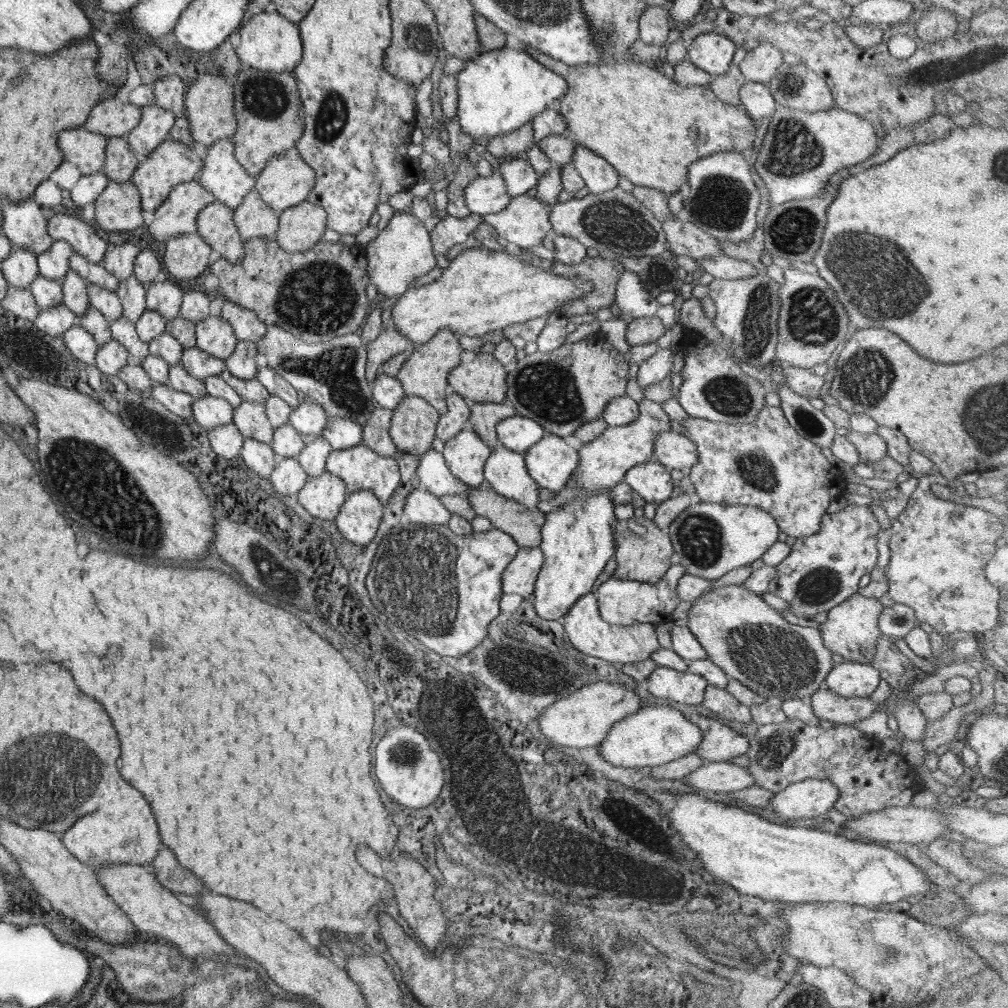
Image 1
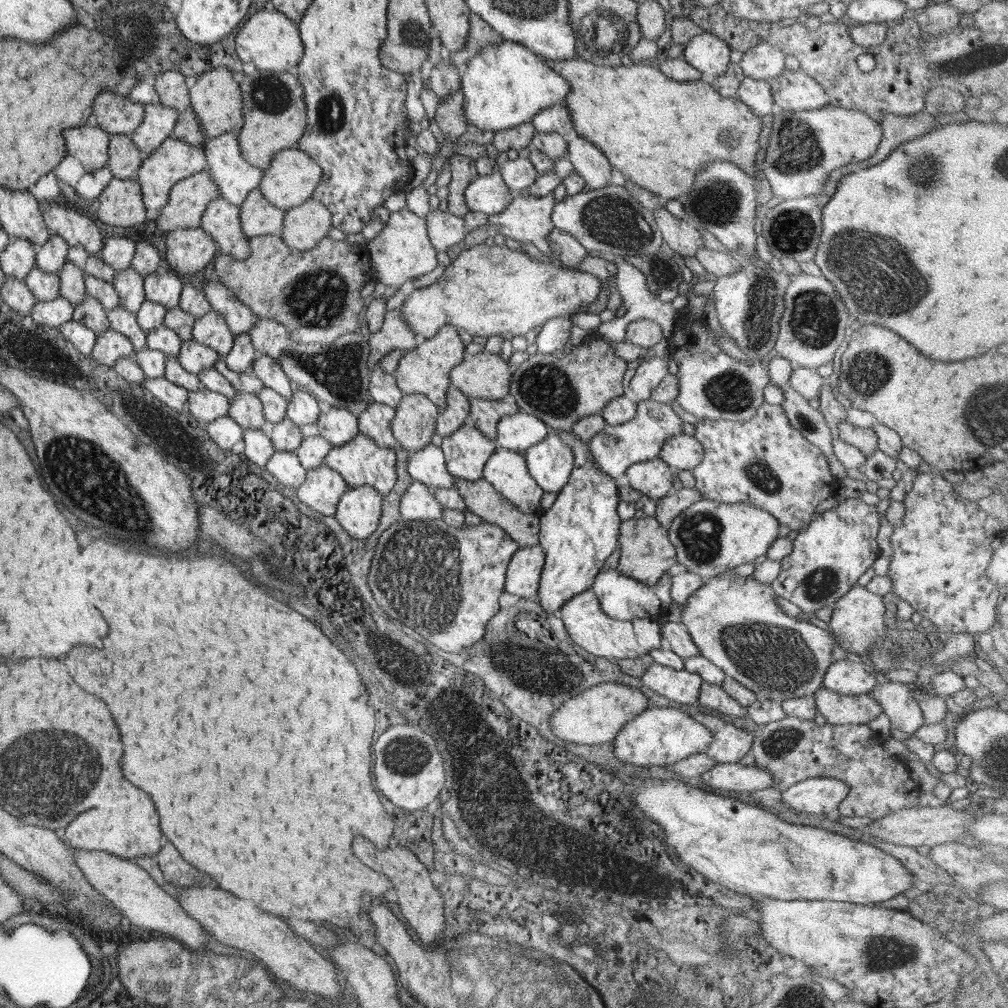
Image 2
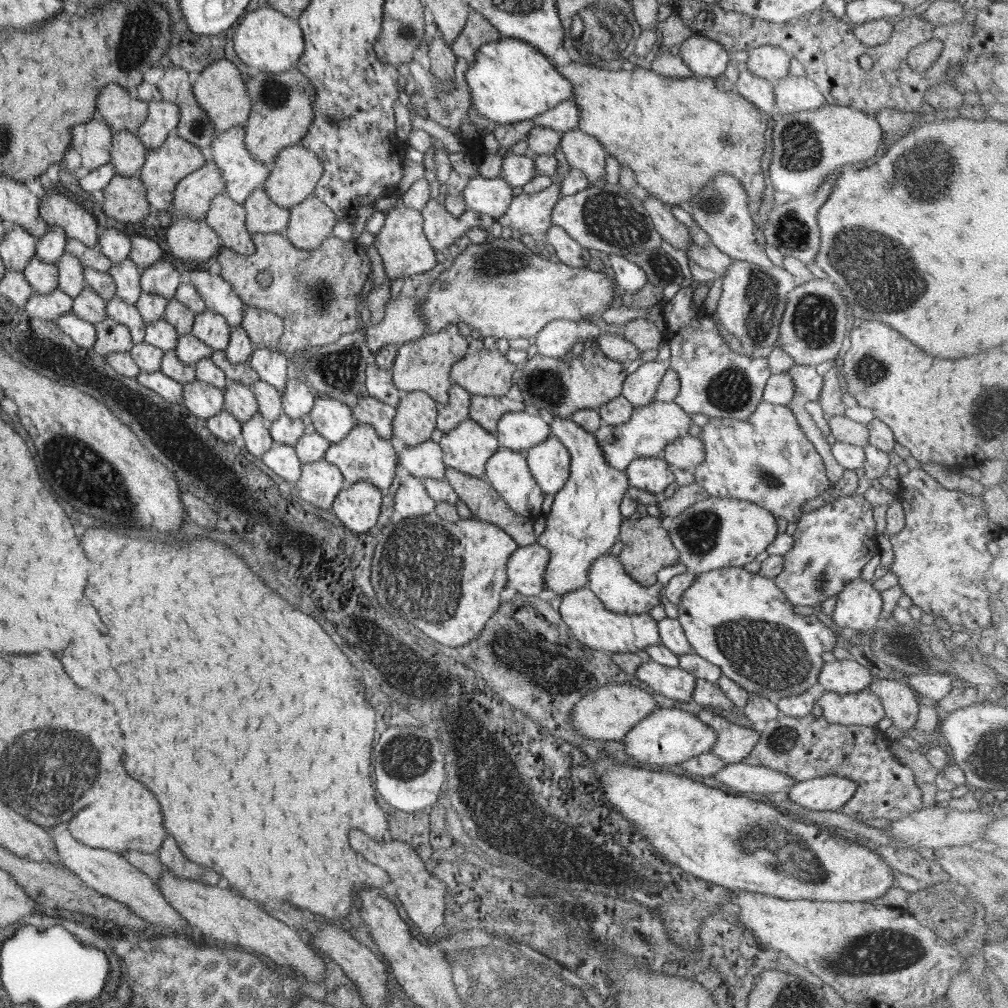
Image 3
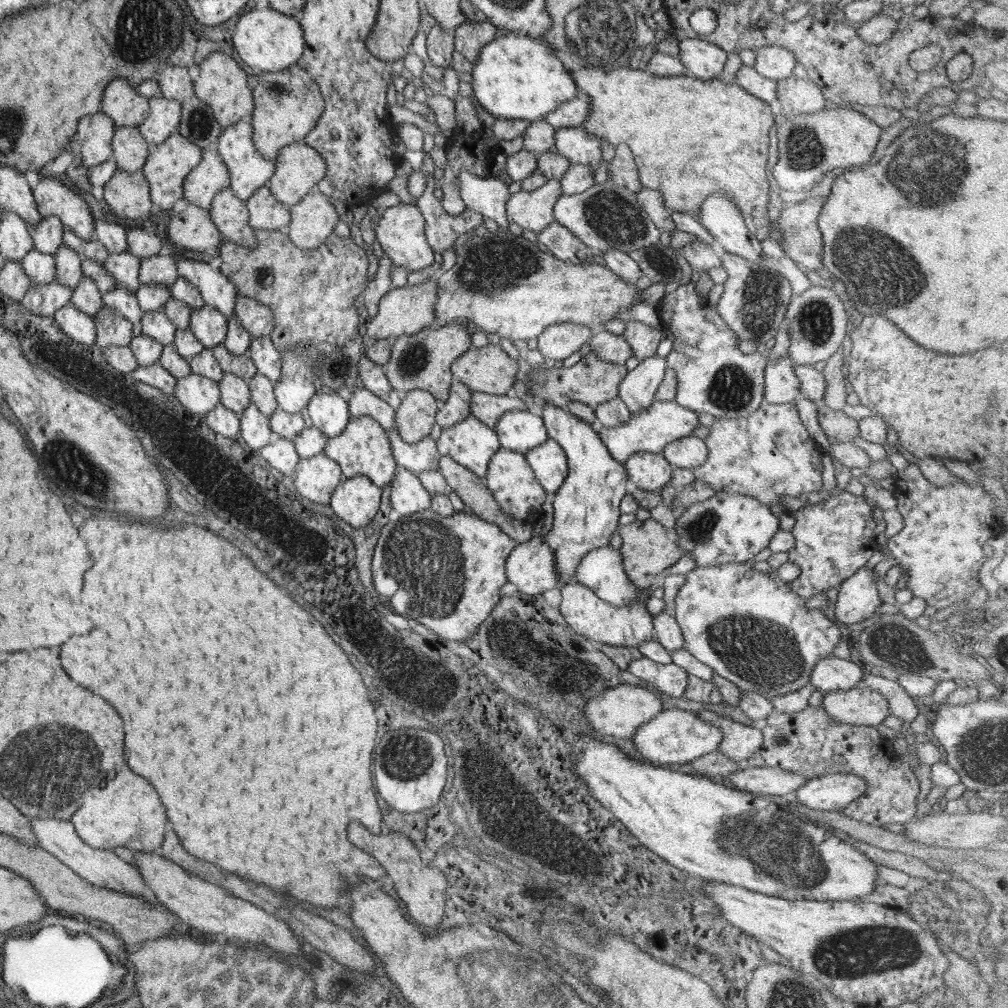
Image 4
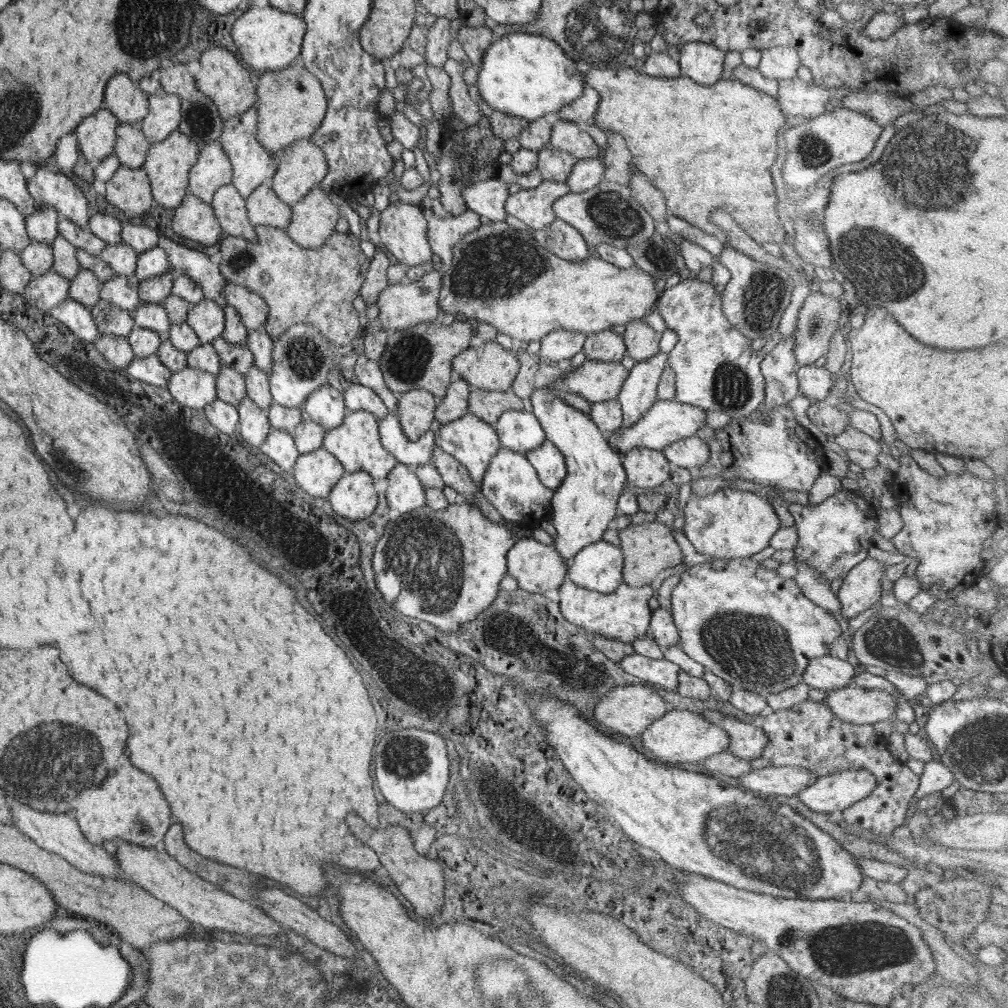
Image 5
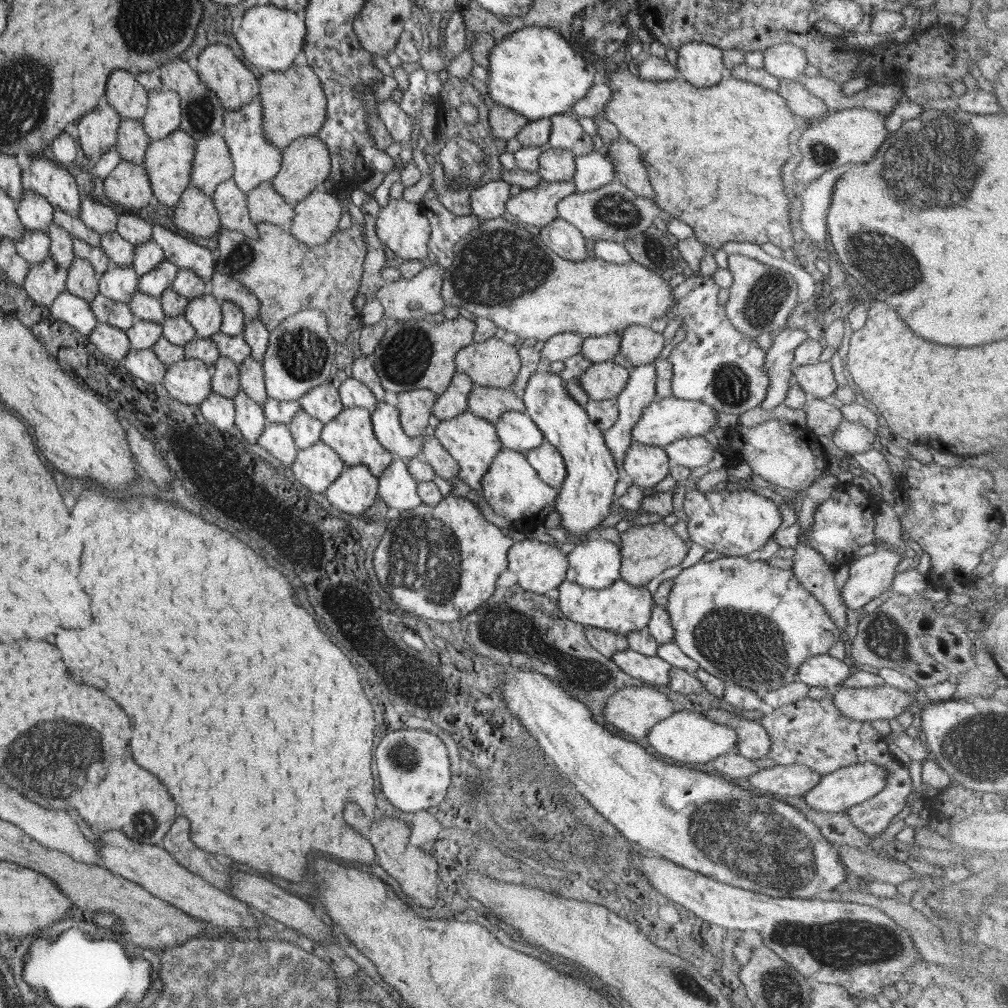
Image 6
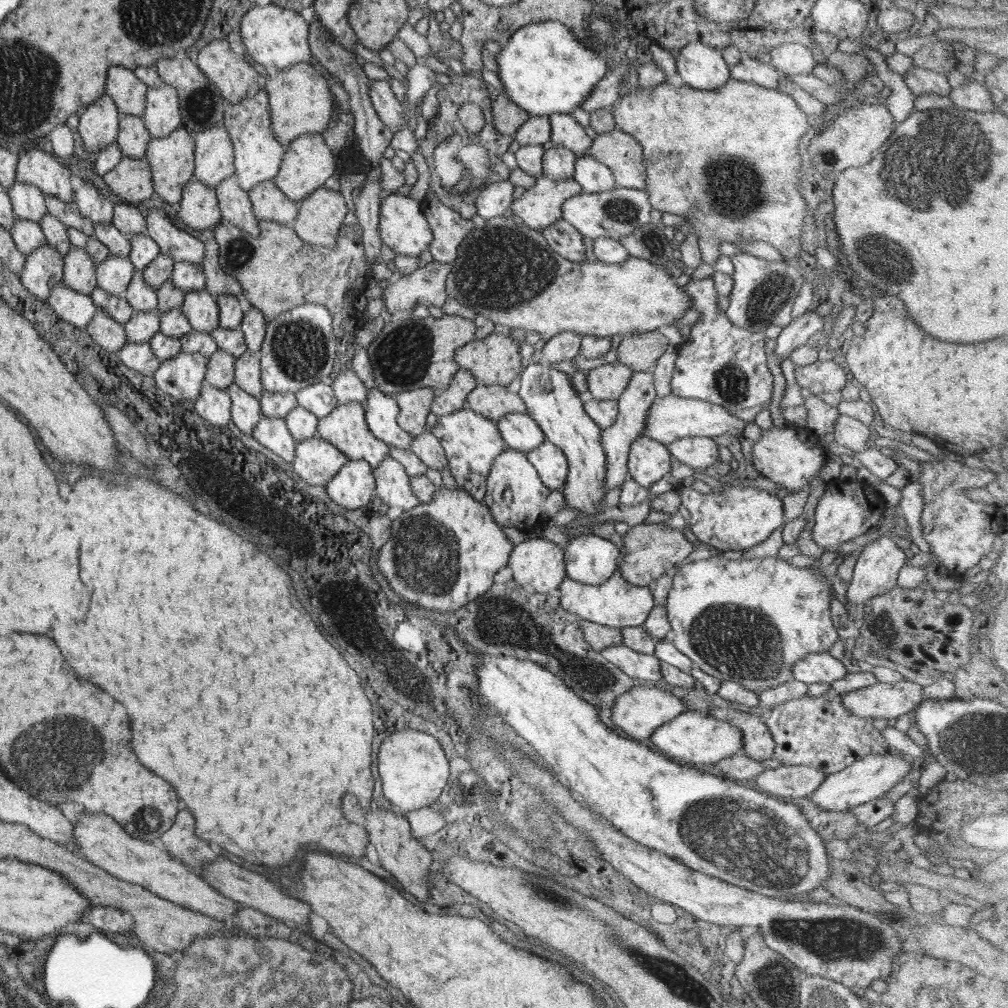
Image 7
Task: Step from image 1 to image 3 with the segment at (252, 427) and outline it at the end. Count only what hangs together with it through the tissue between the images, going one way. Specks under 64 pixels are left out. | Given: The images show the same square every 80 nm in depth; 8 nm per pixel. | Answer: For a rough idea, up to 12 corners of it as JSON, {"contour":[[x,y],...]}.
{"contour":[[228,380],[224,410],[241,423],[259,410],[253,389]]}

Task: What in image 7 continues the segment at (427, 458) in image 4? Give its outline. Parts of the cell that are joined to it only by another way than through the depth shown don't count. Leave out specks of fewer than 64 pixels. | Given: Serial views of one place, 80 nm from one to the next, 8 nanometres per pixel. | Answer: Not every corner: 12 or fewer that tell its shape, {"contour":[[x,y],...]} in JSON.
{"contour":[[367,388],[366,424],[390,447],[411,450],[395,398]]}

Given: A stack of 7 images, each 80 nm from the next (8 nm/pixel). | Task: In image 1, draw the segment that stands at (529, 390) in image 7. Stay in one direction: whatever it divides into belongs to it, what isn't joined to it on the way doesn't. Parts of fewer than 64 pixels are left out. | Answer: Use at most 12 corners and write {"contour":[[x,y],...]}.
{"contour":[[609,492],[546,513],[536,614],[557,621],[615,555]]}

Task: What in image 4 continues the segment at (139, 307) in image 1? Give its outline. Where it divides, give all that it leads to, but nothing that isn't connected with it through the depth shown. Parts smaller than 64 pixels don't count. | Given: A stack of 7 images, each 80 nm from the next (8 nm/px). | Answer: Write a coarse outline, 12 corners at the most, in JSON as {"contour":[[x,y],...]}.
{"contour":[[129,250],[110,253],[104,265],[132,294],[141,285],[141,260]]}

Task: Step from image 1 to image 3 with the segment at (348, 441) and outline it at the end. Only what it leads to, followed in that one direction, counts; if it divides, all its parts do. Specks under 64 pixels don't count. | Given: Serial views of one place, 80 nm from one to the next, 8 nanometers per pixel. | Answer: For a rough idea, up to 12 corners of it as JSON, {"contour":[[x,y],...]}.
{"contour":[[316,396],[309,416],[330,443],[356,424],[345,402]]}

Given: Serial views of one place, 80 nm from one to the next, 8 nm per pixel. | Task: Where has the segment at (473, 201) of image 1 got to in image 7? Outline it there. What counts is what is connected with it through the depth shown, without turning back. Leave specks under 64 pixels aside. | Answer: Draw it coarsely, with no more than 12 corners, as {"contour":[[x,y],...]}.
{"contour":[[490,184],[476,198],[486,221],[503,217],[514,203],[514,184]]}

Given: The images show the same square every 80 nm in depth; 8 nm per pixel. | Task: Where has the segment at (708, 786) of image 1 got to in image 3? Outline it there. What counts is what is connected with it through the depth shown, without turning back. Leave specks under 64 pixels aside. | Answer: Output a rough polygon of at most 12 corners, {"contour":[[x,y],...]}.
{"contour":[[727,764],[714,778],[736,794],[777,792],[796,783],[773,768]]}

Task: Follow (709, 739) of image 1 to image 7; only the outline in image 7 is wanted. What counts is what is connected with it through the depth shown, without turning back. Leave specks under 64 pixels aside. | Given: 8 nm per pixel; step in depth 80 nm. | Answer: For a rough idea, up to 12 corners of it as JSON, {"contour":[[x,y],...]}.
{"contour":[[716,712],[743,732],[741,753],[773,758],[776,743],[764,718]]}

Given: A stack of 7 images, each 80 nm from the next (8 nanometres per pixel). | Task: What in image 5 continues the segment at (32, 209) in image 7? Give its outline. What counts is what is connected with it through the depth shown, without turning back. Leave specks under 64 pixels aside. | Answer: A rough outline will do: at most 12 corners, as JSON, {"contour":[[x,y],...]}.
{"contour":[[36,203],[25,216],[31,240],[51,246],[60,216],[50,205]]}

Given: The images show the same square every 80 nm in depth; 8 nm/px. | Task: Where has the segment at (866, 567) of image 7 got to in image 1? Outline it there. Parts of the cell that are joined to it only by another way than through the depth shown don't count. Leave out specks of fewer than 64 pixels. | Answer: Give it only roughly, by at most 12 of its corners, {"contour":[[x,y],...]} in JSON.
{"contour":[[859,592],[828,611],[824,648],[871,665],[883,607]]}

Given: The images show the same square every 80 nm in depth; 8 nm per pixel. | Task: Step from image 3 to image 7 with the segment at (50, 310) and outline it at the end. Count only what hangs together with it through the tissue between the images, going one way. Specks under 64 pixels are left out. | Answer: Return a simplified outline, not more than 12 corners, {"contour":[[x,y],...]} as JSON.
{"contour":[[46,243],[25,257],[18,275],[47,302],[63,280],[62,255]]}

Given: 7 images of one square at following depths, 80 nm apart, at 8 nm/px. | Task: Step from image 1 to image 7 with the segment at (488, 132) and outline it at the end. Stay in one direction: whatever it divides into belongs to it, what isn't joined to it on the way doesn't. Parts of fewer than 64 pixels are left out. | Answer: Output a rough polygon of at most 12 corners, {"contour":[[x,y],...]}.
{"contour":[[560,21],[520,27],[497,56],[530,117],[573,113],[609,71]]}

